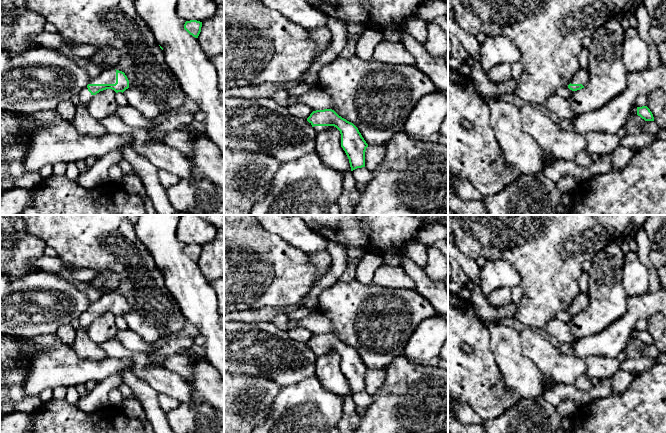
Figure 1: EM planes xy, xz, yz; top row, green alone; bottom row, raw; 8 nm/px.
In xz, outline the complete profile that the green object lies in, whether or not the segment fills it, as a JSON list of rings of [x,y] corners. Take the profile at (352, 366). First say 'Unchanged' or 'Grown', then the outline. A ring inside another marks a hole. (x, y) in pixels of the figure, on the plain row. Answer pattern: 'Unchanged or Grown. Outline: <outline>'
Grown. Outline: [[[332,333],[313,335],[307,345],[317,357],[330,350],[336,351],[340,355],[341,371],[349,383],[351,395],[365,391],[365,375],[368,368],[353,347],[339,340]]]

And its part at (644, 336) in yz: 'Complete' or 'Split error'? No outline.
Complete

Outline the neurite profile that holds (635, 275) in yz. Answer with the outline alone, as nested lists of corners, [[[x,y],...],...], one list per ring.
[[[635,252],[624,254],[622,269],[622,287],[624,293],[630,296],[638,296],[647,292],[649,288],[649,269],[640,262]]]

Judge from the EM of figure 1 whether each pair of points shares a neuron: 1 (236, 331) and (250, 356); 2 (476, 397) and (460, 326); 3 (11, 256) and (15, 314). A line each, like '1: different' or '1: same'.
1: same
2: same
3: different

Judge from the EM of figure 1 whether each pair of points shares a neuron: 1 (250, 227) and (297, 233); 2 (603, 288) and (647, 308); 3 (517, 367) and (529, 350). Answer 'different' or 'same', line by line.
1: different
2: different
3: different

